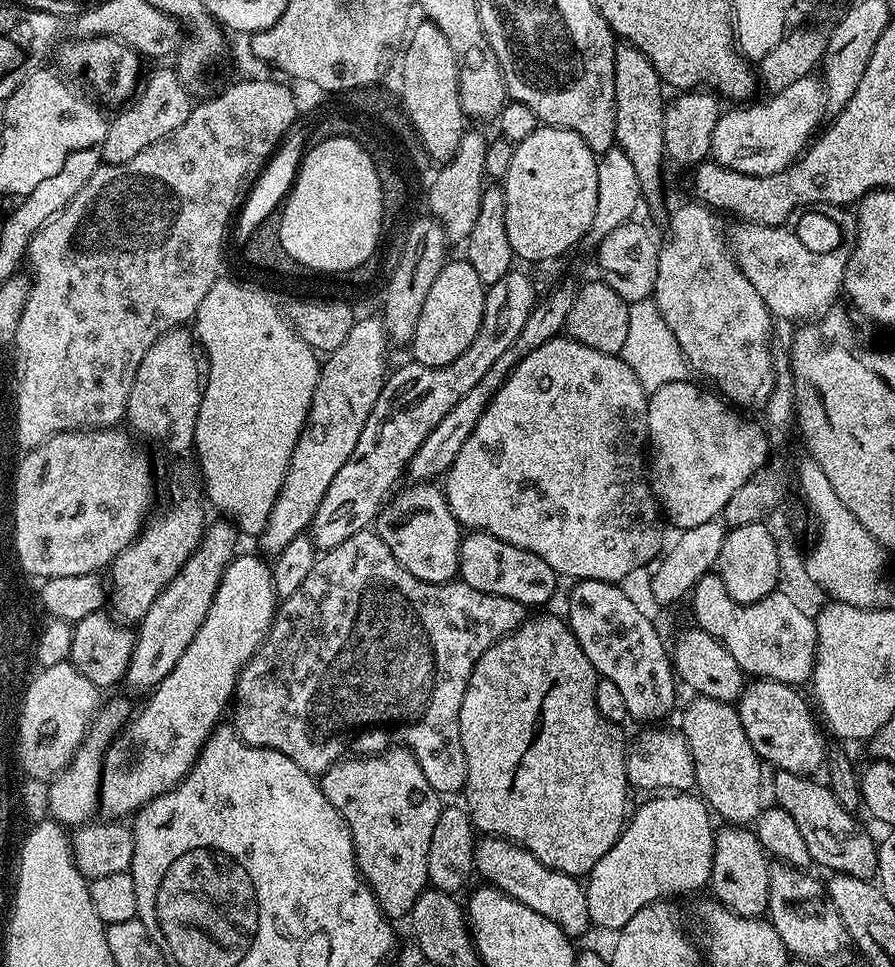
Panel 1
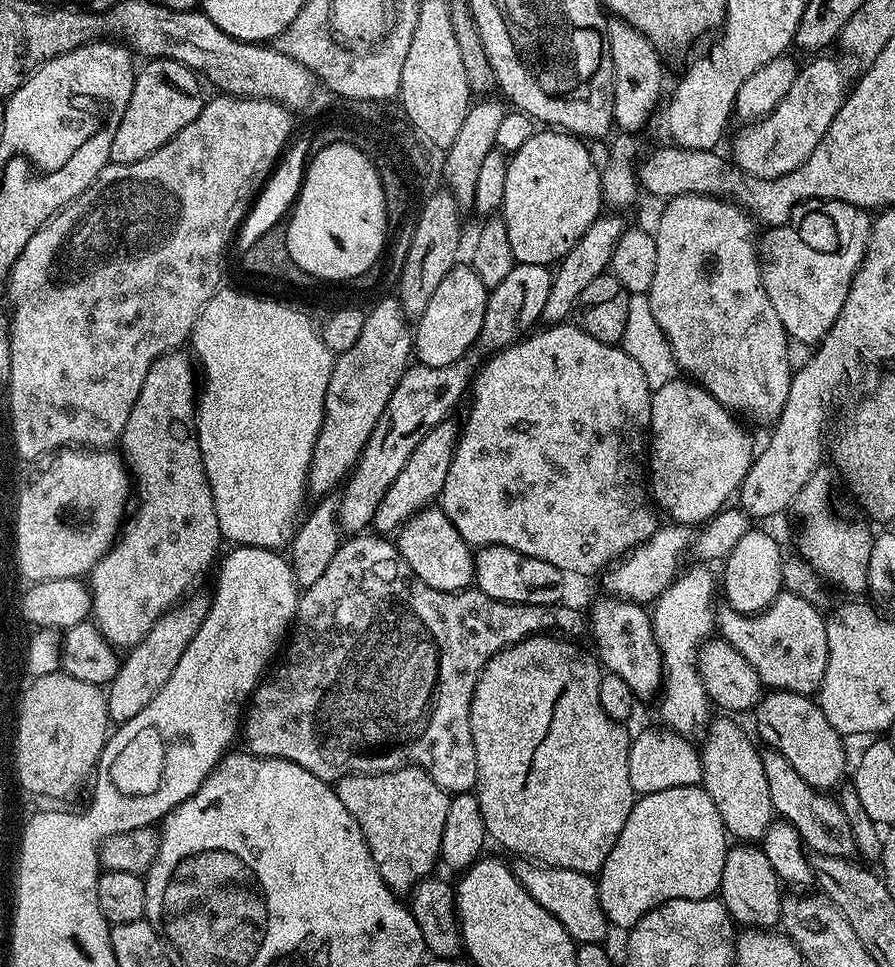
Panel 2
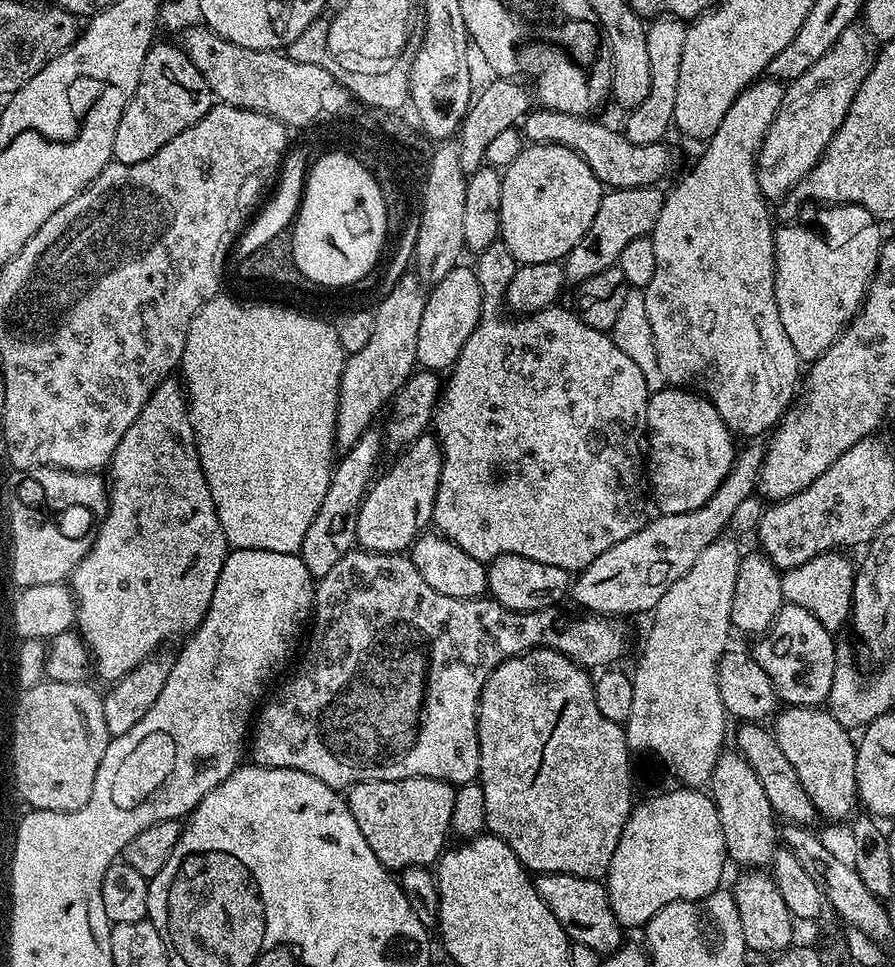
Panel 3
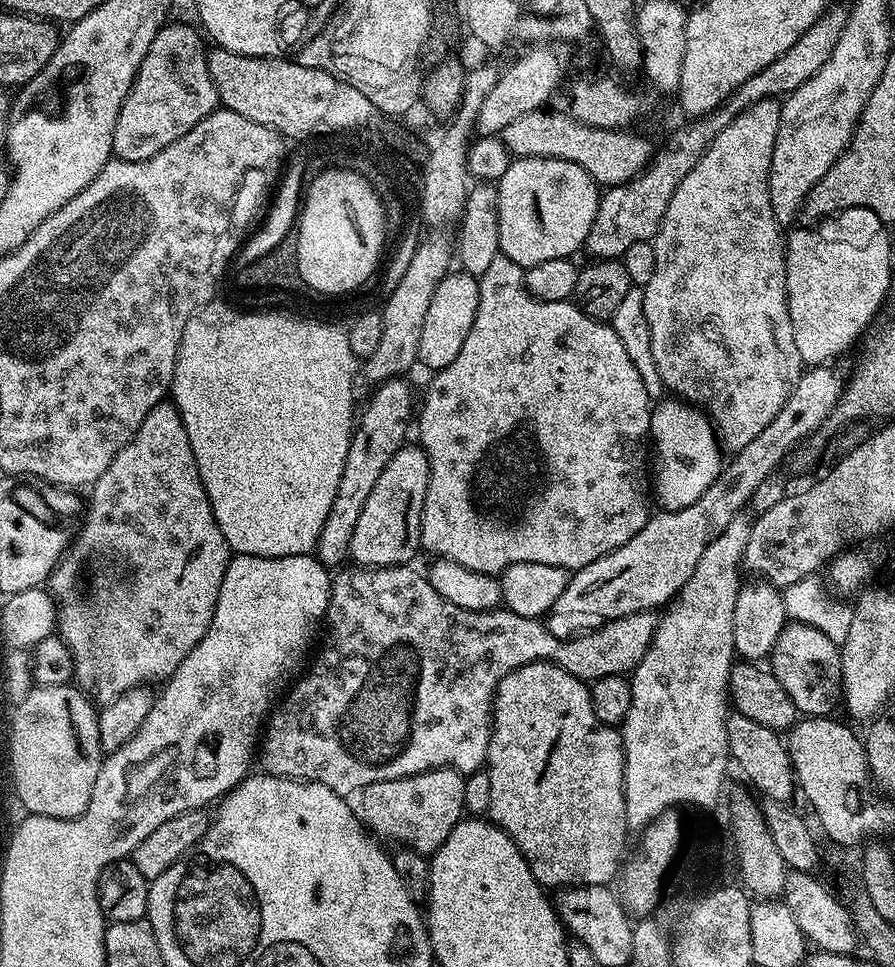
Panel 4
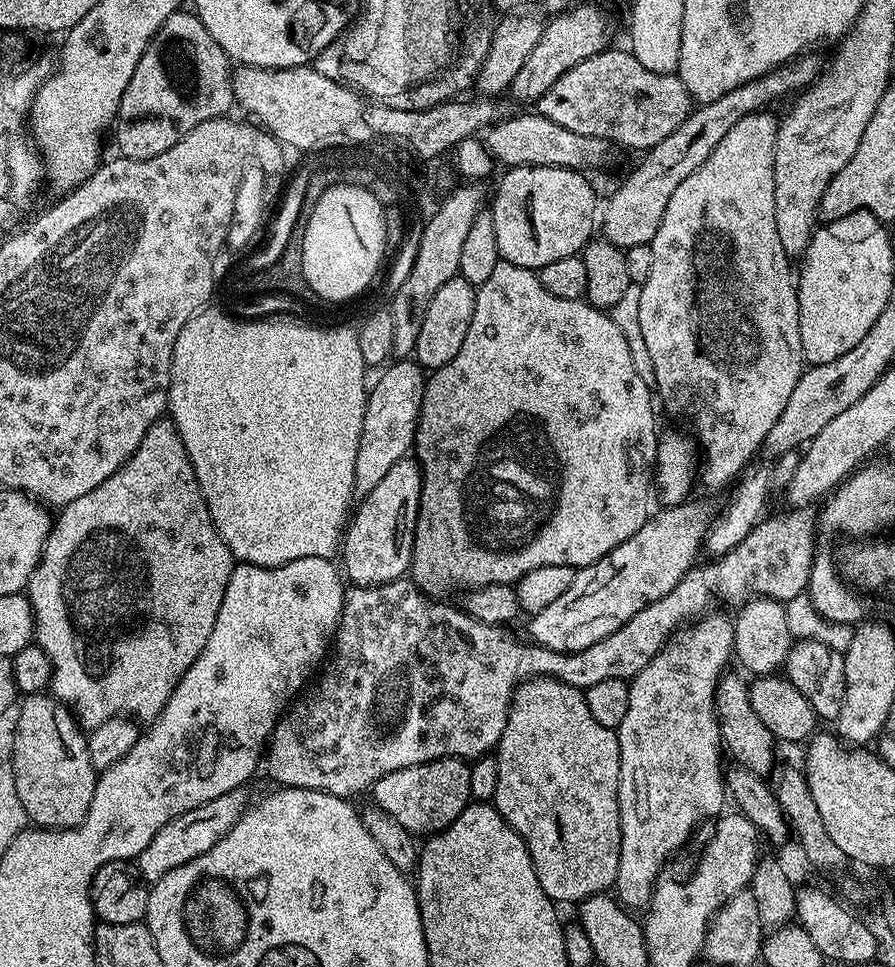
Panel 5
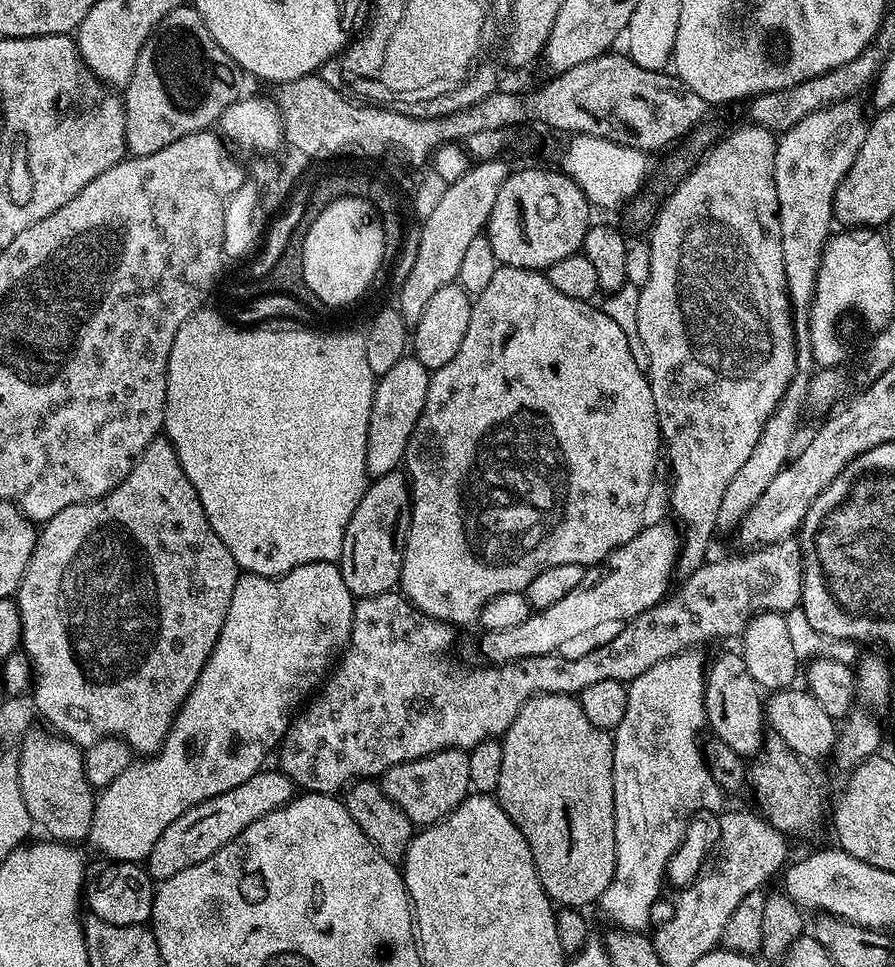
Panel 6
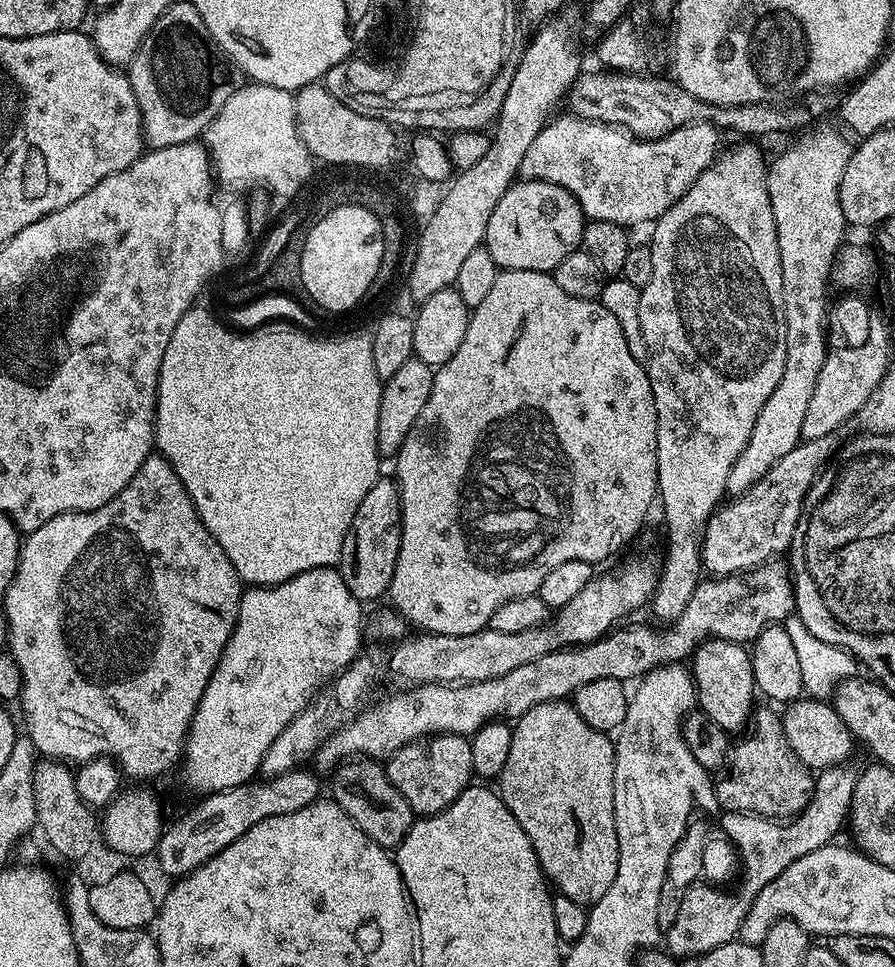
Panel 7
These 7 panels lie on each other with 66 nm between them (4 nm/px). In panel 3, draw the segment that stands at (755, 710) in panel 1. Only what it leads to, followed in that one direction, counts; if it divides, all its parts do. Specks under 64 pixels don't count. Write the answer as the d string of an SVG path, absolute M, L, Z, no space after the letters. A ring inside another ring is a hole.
M784 706L775 713L770 731L782 754L786 754L790 766L798 774L802 790L810 798L817 813L828 820L847 821L857 807L856 795L856 745L853 733L844 728L828 710ZM776 720L776 721L775 721Z

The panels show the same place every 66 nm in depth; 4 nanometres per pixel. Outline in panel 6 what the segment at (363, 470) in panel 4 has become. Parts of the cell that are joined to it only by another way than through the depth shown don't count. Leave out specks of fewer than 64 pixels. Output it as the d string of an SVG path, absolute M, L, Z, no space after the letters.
M405 354L397 365L377 379L367 431L366 464L369 477L375 478L395 471L403 463L410 434L426 402L430 376L431 371L416 356Z

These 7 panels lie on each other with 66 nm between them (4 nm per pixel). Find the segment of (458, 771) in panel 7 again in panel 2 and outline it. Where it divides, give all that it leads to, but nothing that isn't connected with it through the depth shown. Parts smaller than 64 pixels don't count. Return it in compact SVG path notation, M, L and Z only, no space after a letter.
M405 766L373 776L344 776L335 781L334 787L342 806L346 806L346 810L358 822L366 846L372 855L372 861L388 888L397 894L408 894L419 880L433 875L435 868L432 867L437 867L440 858L442 826L446 822L450 796L431 780L424 769Z

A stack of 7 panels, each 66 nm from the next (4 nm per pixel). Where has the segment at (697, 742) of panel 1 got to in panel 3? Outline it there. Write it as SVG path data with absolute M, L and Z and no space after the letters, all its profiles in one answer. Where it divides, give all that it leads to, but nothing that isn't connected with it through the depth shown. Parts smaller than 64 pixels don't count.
M734 750L722 752L708 786L722 823L729 859L733 863L744 864L740 866L746 868L771 865L778 847L778 822L757 774L744 756Z

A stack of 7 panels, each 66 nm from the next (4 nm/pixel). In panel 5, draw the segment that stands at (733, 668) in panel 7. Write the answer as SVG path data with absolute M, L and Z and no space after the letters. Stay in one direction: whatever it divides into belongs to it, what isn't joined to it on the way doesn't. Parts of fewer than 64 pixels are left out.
M731 674L721 676L720 681L716 683L714 710L720 727L720 742L726 749L727 755L729 752L733 756L731 759L737 764L746 766L746 770L765 778L771 777L777 767L778 741L770 734L770 730L766 730L766 726L762 726L762 718L754 714L749 681Z

